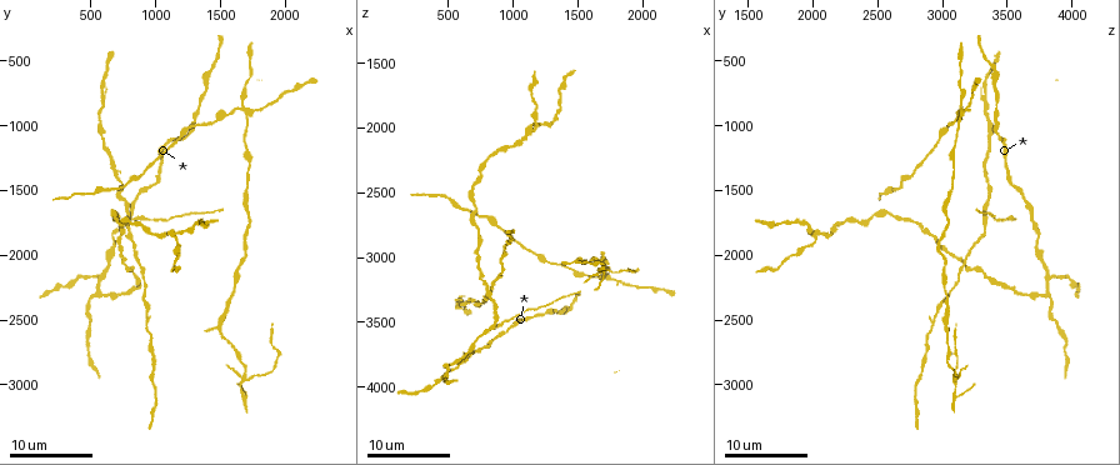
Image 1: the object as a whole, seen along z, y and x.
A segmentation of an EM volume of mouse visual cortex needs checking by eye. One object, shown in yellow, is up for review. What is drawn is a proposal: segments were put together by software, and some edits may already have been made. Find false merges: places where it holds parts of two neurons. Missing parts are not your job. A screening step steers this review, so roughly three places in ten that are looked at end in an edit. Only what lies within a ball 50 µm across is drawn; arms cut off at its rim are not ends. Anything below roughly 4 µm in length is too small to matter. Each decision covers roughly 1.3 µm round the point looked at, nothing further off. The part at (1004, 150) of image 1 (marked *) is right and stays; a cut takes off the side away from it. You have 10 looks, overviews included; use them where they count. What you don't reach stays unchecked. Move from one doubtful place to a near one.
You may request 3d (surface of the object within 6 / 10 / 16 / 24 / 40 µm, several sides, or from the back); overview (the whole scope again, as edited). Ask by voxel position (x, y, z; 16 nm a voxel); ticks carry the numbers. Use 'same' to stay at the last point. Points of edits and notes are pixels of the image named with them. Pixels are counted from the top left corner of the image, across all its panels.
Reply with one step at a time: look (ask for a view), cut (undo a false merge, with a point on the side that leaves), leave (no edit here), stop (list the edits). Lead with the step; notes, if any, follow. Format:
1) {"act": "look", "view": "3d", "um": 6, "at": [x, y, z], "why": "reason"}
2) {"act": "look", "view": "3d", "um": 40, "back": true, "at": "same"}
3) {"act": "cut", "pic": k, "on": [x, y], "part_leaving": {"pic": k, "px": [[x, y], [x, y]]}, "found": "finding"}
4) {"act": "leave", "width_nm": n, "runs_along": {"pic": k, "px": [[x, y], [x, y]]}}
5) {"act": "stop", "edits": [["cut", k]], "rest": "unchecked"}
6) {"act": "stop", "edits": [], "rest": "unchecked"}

{"act": "look", "view": "3d", "um": 24, "at": [1680, 1500, 3060], "why": "sudden change in width"}

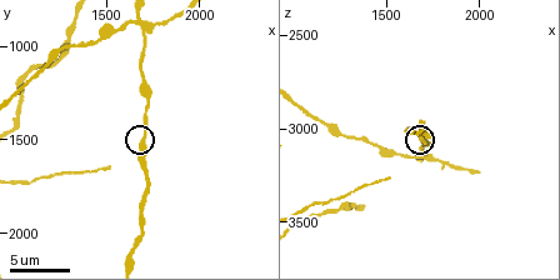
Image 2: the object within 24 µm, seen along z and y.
{"act": "look", "view": "3d", "um": 10, "at": "same"}

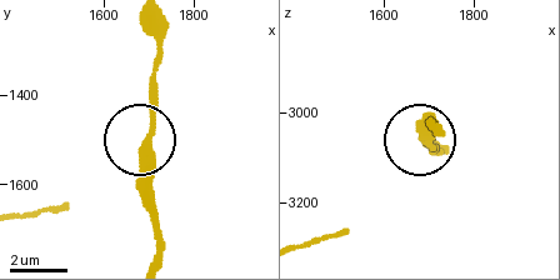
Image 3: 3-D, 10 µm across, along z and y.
{"act": "look", "view": "3d", "um": 10, "back": true, "at": [1690, 1510, 3065]}

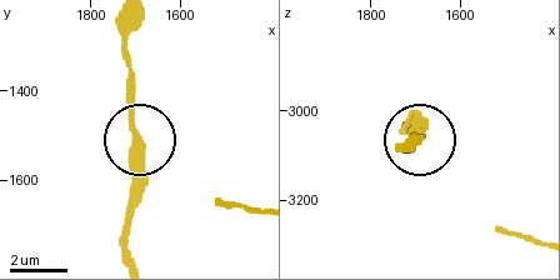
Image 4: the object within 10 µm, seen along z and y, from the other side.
{"act": "leave", "width_nm": 280, "runs_along": {"pic": 4, "px": [[128, 20], [128, 85], [143, 149], [135, 204]]}, "found": "all the same neuron"}

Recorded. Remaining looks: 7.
{"act": "look", "view": "3d", "um": 24, "at": [1720, 2960, 3080], "why": "looks like a crossing"}

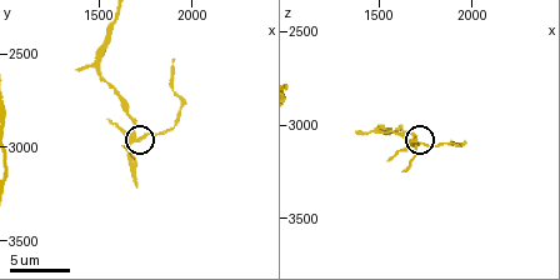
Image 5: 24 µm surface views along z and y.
{"act": "look", "view": "3d", "um": 6, "at": [1720, 2960, 3120]}

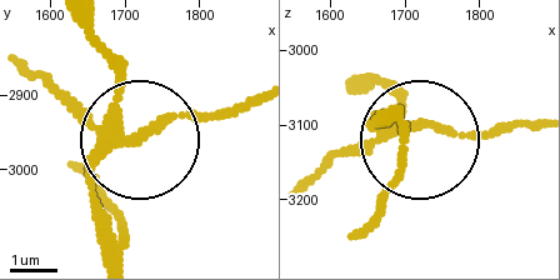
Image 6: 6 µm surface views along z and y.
{"act": "cut", "pic": 6, "on": [61, 91], "width_nm": 240, "part_leaving": {"pic": 6, "px": [[116, 136], [256, 96]]}, "found": "two neurons meet here"}

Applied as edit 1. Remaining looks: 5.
{"act": "look", "view": "3d", "um": 24, "at": [1140, 1840, 2000], "why": "branch point"}

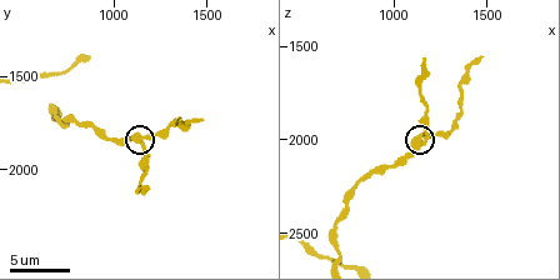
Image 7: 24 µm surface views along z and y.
{"act": "look", "view": "3d", "um": 10, "at": [1140, 1840, 1980]}

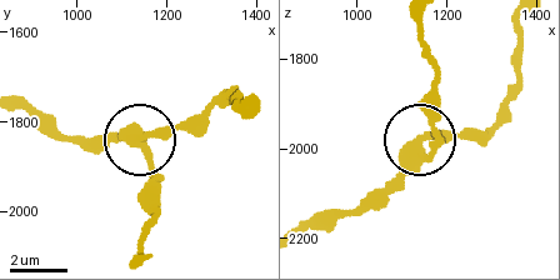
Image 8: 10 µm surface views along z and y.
{"act": "leave", "arms": 3, "runs_along": {"pic": 8, "px": [[25, 106], [75, 138], [138, 140], [159, 200]]}, "found": "continuous, no second neuron"}

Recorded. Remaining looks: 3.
{"act": "look", "view": "3d", "um": 16, "at": [860, 2040, 3200], "why": "branch point"}

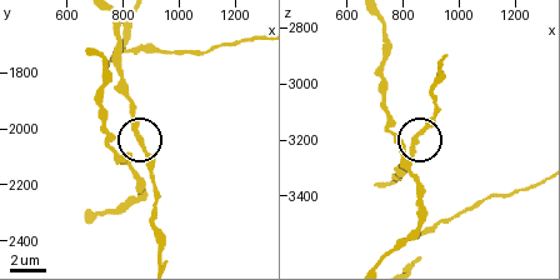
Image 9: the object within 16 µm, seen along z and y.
{"act": "look", "view": "3d", "um": 6, "at": [870, 2040, 3170]}

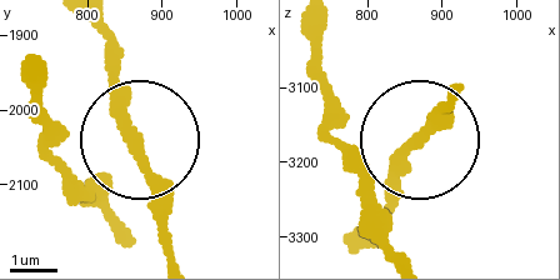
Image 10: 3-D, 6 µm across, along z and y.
{"act": "leave", "side_arm_um": 24, "arms": 3, "found": "one neuron here"}

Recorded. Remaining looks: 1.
{"act": "look", "view": "3d", "um": 10, "at": [1680, 840, 3140], "why": "a fork"}

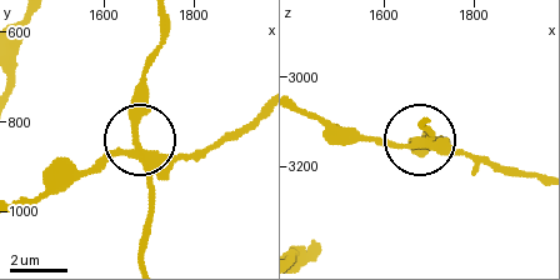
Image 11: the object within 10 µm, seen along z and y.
{"act": "cut", "pic": 11, "on": [104, 158], "width_nm": 260, "part_leaving": {"pic": 11, "px": [[146, 155], [113, 155], [63, 173], [26, 199]]}, "found": "a second neuron is stuck on"}

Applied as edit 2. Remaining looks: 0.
{"act": "stop", "edits": [["cut", 6], ["cut", 11]], "rest": "unchecked"}

